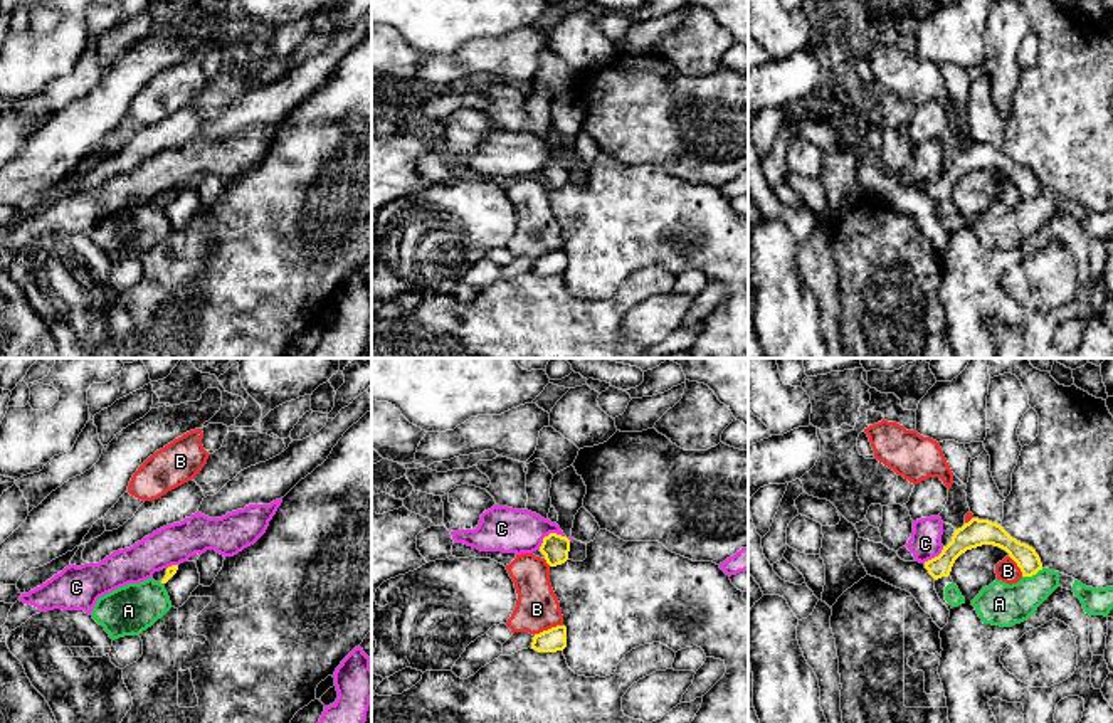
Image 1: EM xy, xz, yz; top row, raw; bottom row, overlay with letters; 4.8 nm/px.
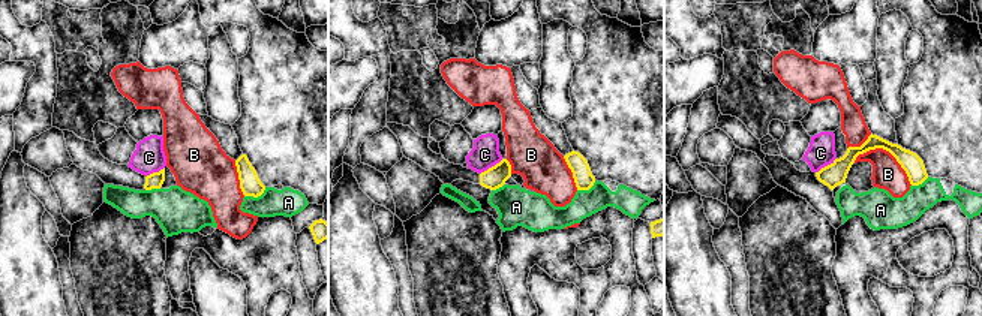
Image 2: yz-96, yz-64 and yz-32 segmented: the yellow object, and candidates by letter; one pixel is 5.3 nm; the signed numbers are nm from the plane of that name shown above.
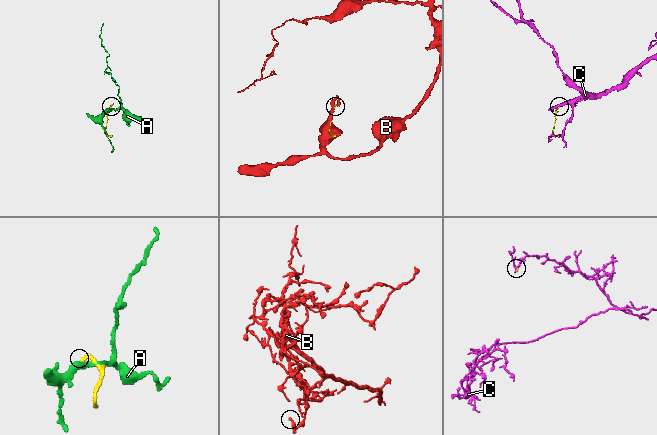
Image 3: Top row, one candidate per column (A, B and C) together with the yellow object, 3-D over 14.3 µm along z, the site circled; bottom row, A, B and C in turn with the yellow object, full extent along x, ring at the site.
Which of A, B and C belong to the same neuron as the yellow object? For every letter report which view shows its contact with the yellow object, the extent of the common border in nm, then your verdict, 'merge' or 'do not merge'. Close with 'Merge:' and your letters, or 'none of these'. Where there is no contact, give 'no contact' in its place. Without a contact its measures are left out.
A: yz | 110 nm | do not merge
B: xz | 150 nm | do not merge
C: xz | 140 nm | do not merge
Merge: none of these

